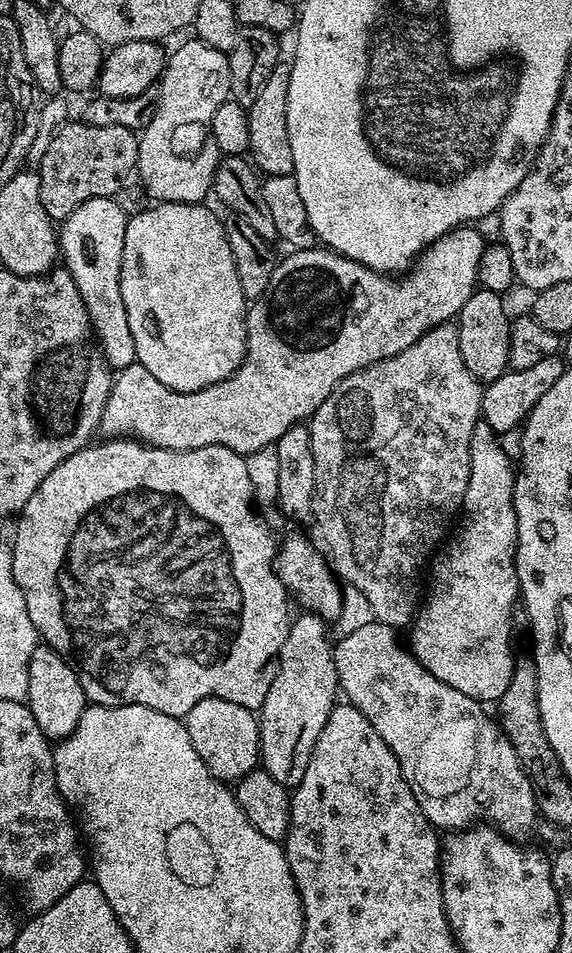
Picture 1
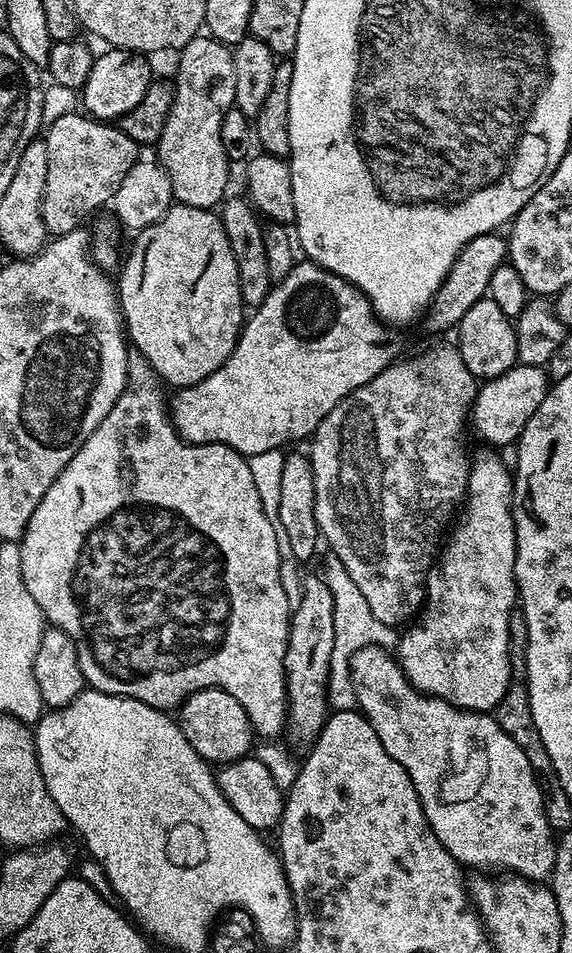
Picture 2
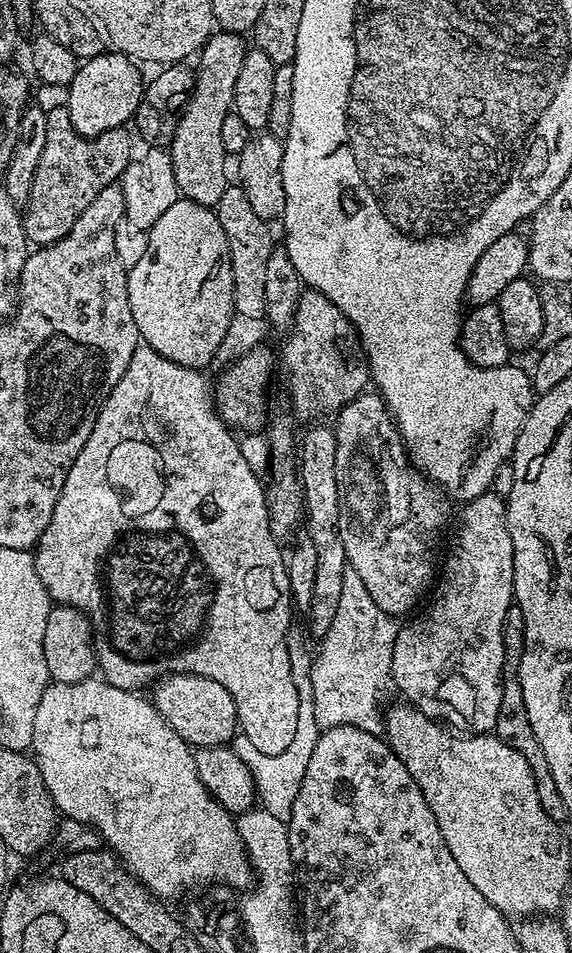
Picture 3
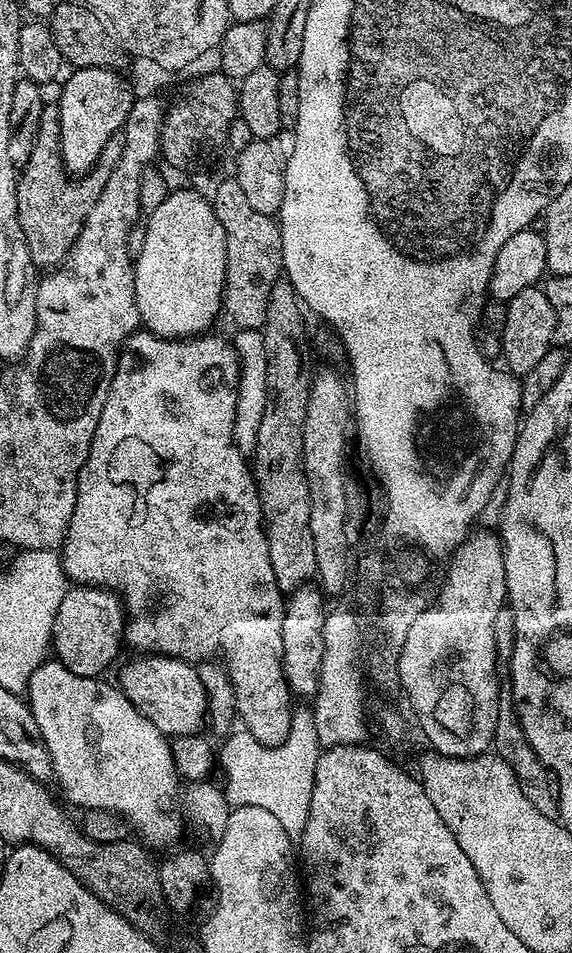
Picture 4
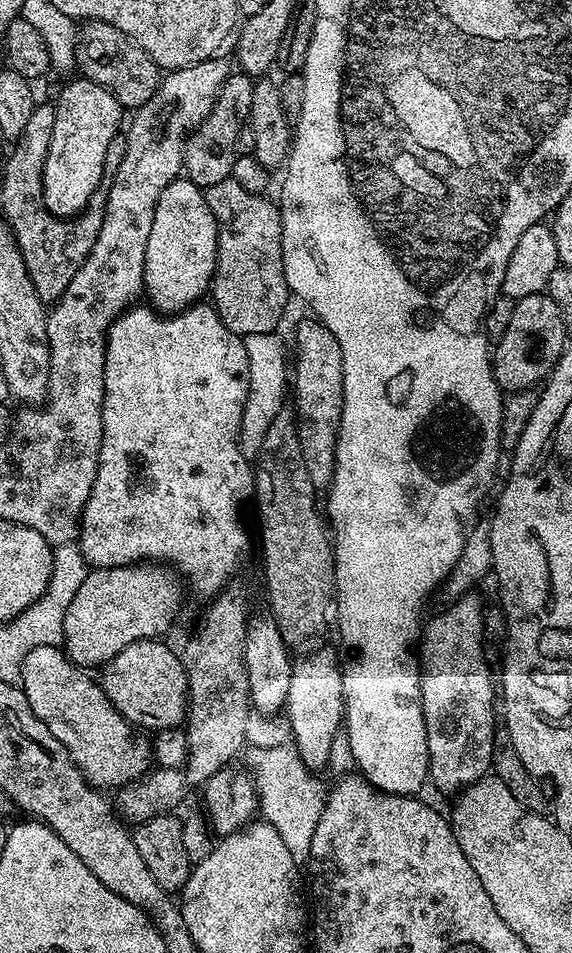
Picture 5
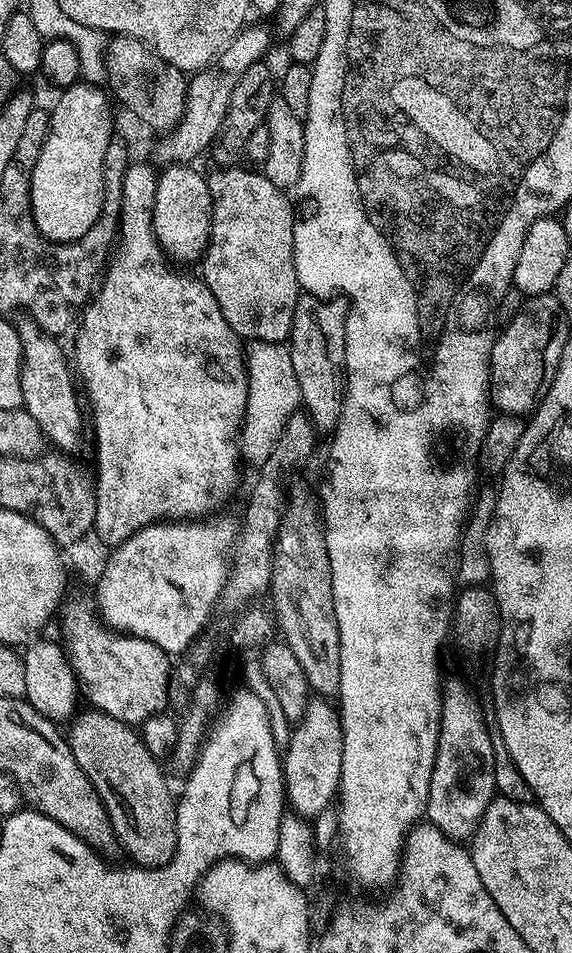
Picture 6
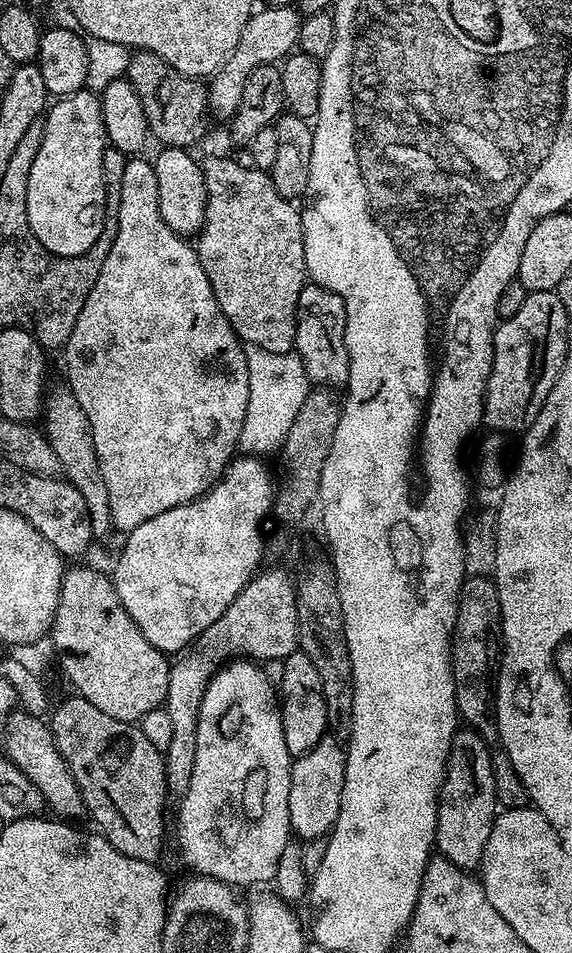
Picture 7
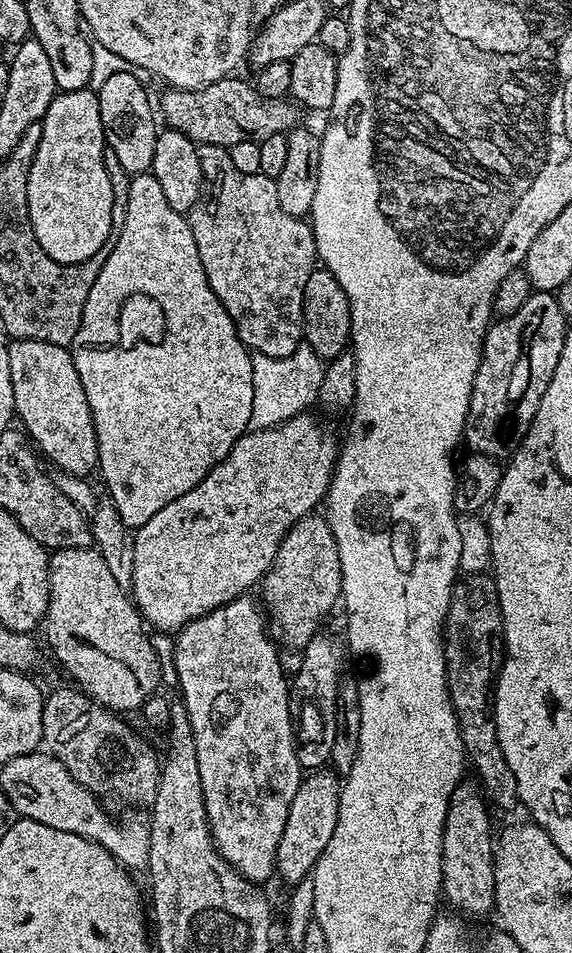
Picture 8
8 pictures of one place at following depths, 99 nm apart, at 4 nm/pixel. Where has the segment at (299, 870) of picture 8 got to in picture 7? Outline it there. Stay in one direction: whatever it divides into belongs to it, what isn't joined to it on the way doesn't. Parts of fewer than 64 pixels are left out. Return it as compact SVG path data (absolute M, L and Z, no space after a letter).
M328 734L311 745L301 756L297 755L292 762L290 774L290 826L297 837L304 840L316 840L331 833L340 813L342 786L346 778L346 748L337 737Z

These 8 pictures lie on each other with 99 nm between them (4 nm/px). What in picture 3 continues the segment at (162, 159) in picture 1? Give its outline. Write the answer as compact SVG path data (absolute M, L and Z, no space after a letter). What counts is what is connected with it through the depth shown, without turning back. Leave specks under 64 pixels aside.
M213 31L198 53L200 65L194 68L192 94L174 130L170 145L174 178L179 195L202 206L212 208L230 186L230 164L222 146L222 121L233 111L232 99L242 58L246 51L245 37L238 32Z

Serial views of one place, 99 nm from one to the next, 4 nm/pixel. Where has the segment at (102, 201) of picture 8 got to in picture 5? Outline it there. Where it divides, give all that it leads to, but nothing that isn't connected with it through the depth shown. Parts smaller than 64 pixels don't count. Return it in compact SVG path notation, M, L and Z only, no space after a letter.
M74 79L67 81L69 84L61 90L60 97L55 97L54 130L50 134L50 150L46 154L46 162L44 163L44 205L52 211L53 216L61 218L77 216L95 197L98 182L104 173L106 150L113 138L121 131L122 109L118 98L114 98L112 91L100 84L95 84L92 80Z

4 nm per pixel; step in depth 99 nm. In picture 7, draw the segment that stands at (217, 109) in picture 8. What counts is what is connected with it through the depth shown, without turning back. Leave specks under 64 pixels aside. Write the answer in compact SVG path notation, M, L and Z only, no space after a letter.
M139 50L131 53L126 76L138 94L149 133L156 135L161 145L188 148L195 140L203 138L204 111L207 113L210 108L210 92L205 85L204 88L200 85L203 83L199 79L182 75L153 52Z

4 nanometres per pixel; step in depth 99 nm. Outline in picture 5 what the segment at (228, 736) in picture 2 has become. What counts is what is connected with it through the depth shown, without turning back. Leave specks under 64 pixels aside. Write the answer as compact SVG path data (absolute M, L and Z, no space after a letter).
M160 638L134 642L102 668L104 693L129 724L137 729L178 728L185 723L188 704L187 672L181 657L175 651L172 653L164 642Z

